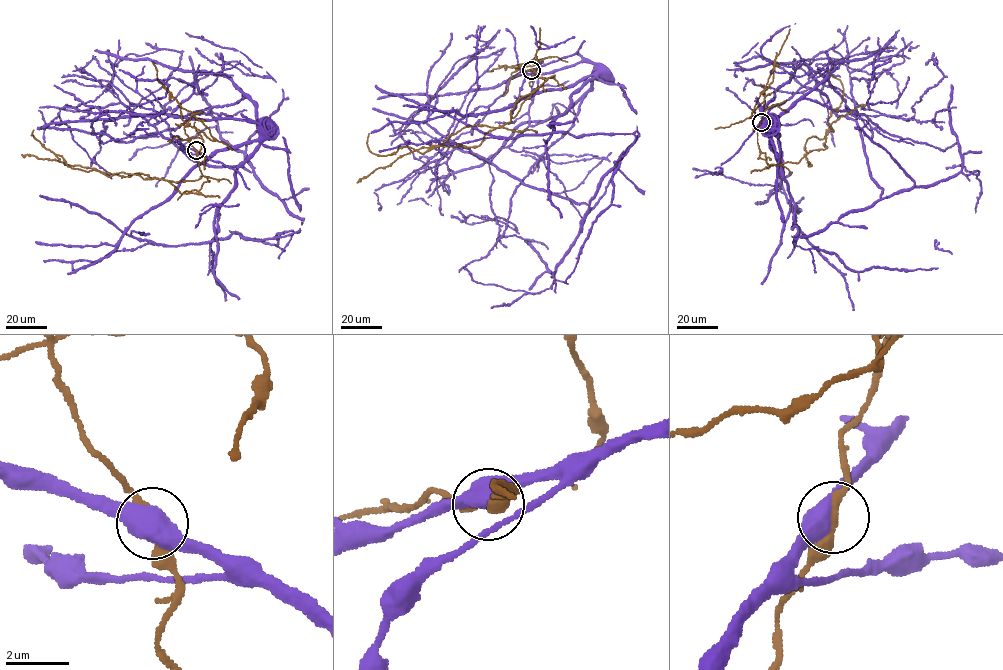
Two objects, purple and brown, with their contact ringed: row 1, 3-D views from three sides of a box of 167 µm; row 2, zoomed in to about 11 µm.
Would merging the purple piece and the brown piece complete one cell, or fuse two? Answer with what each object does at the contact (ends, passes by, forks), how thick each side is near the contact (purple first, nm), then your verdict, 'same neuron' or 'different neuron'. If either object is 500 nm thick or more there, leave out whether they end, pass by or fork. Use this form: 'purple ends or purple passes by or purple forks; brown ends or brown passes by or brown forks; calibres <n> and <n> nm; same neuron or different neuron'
calibres 550 and 260 nm; different neuron

